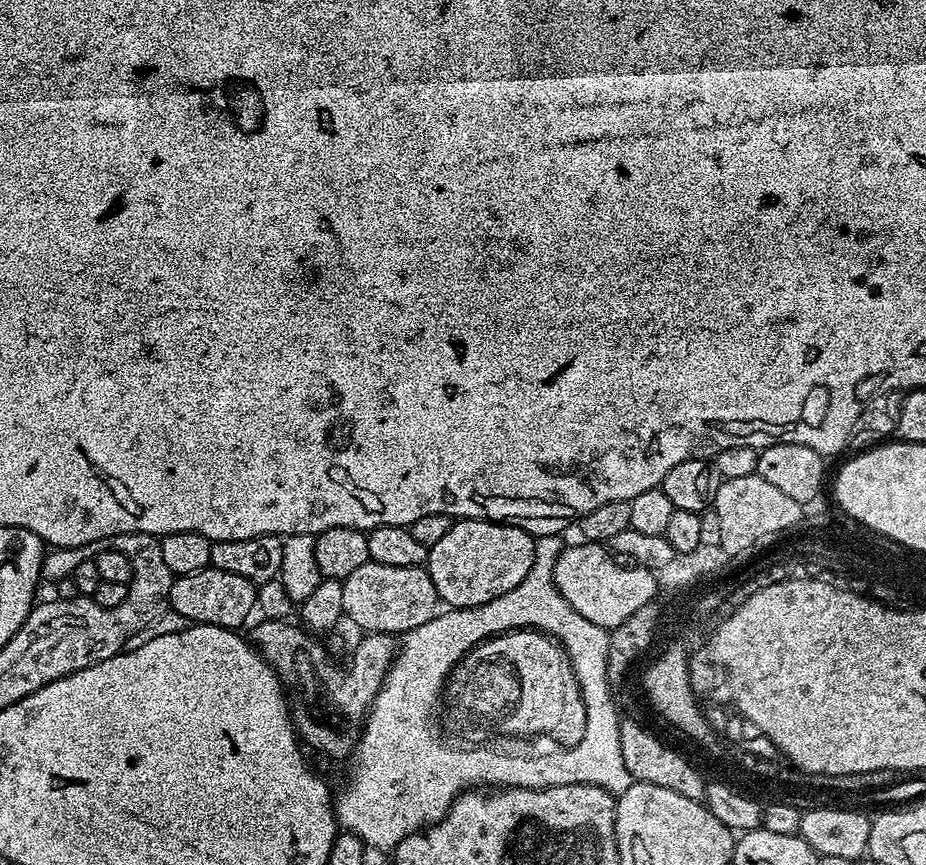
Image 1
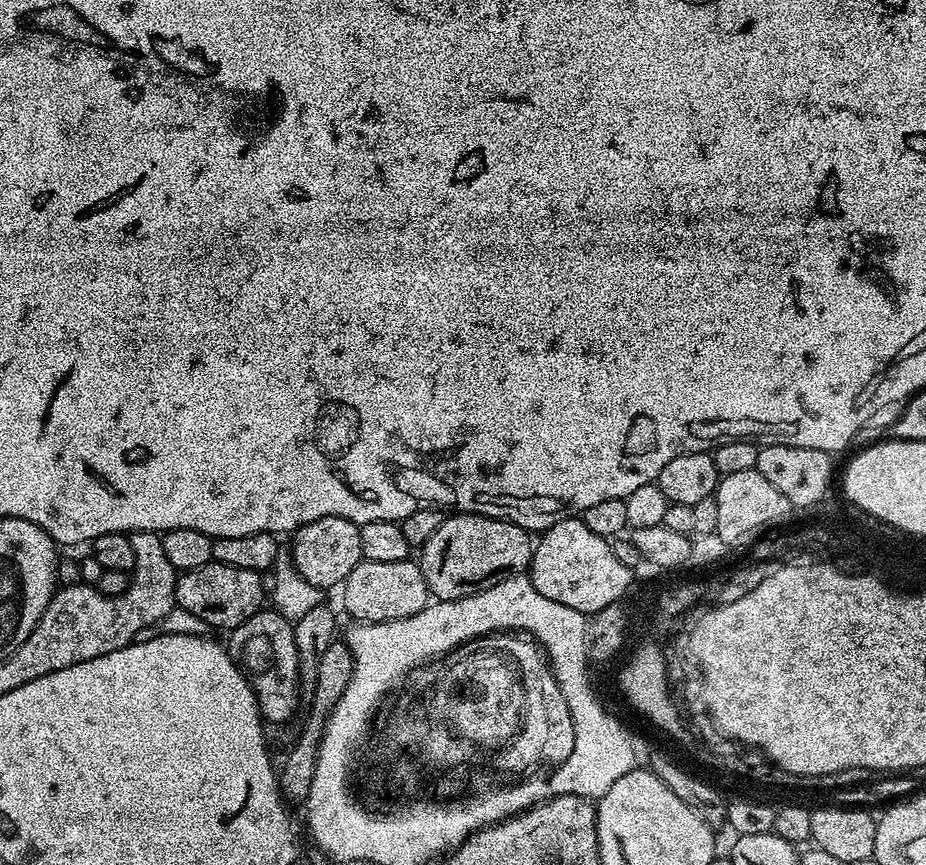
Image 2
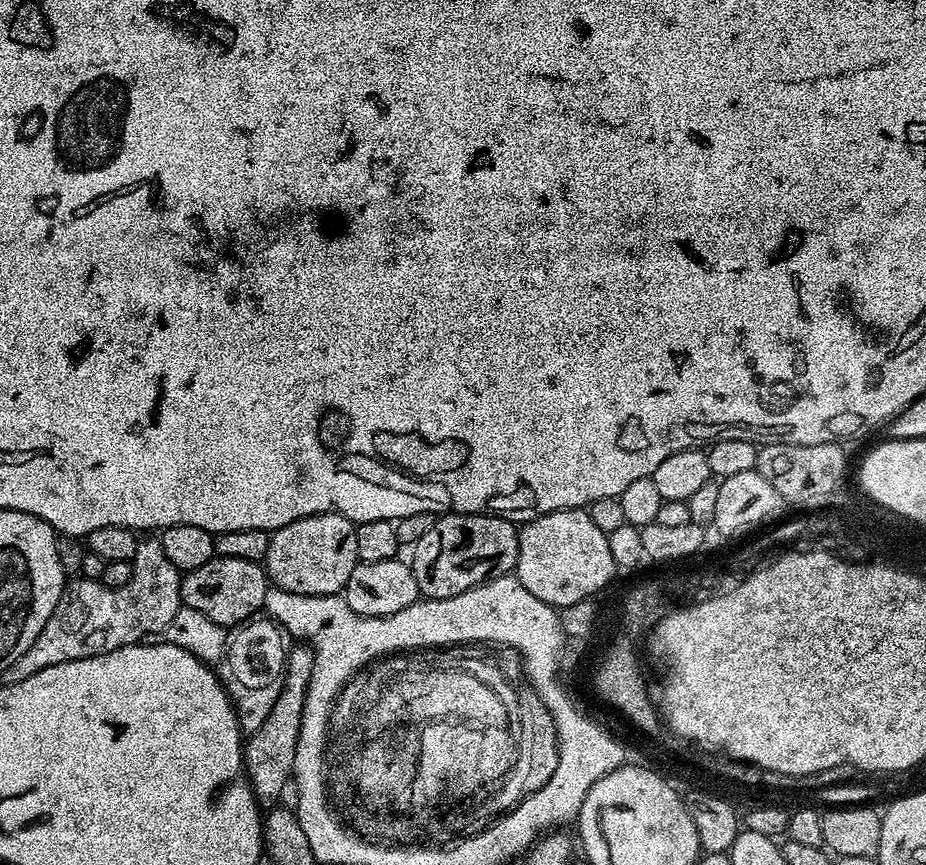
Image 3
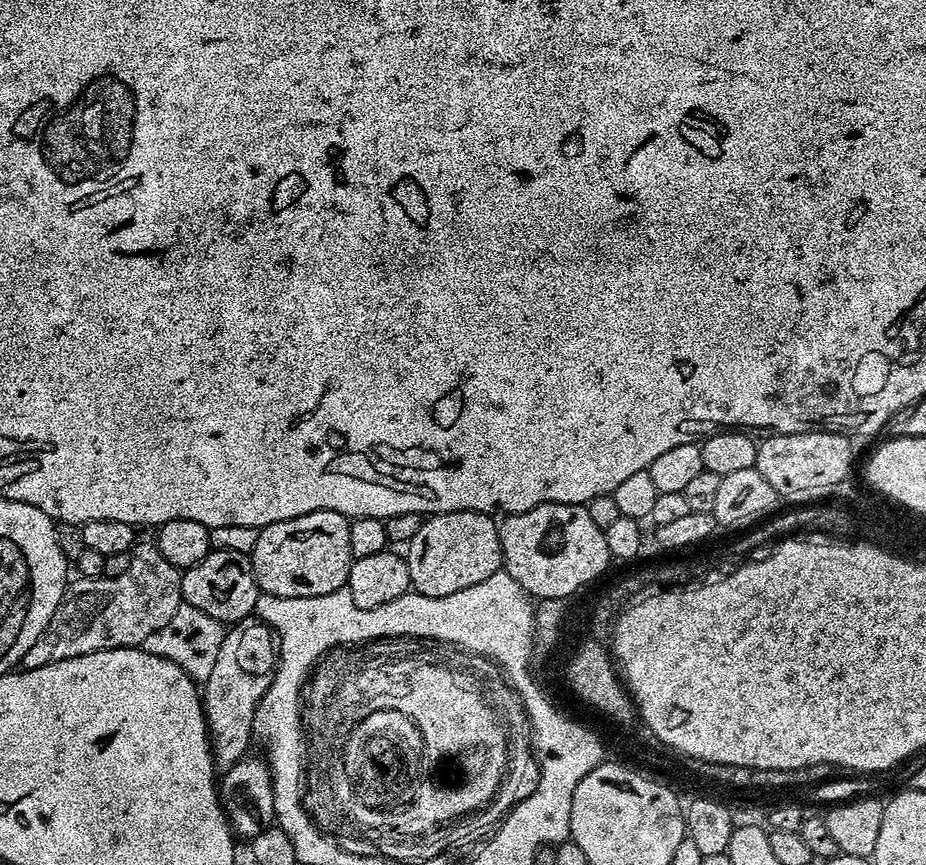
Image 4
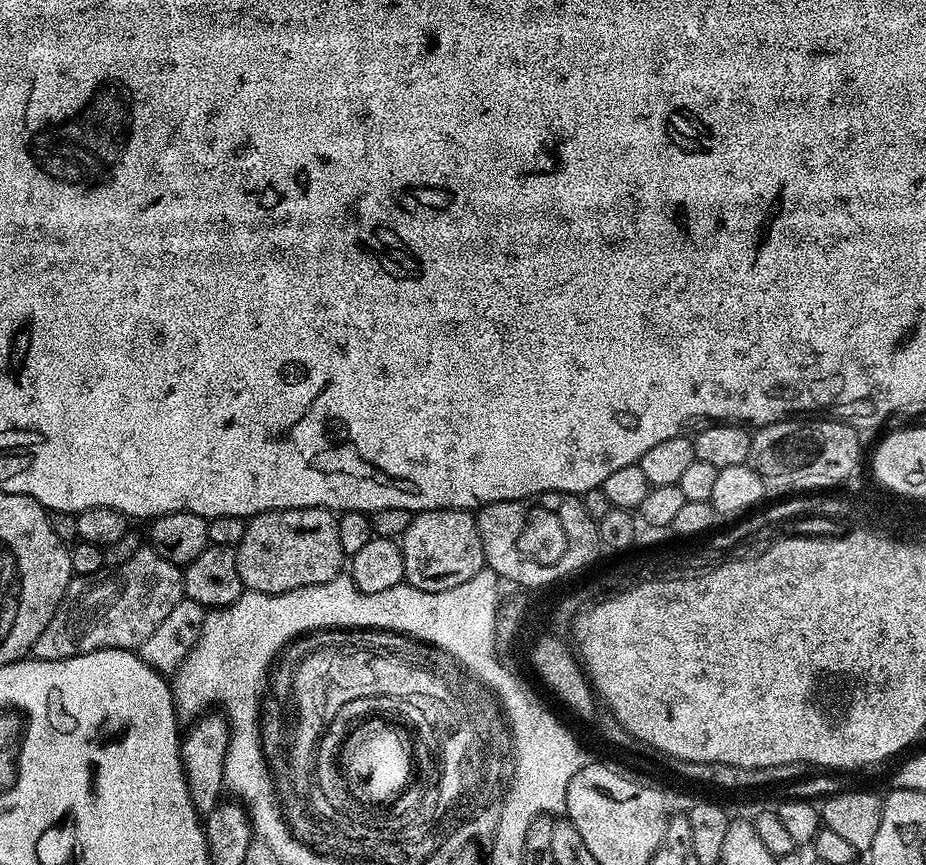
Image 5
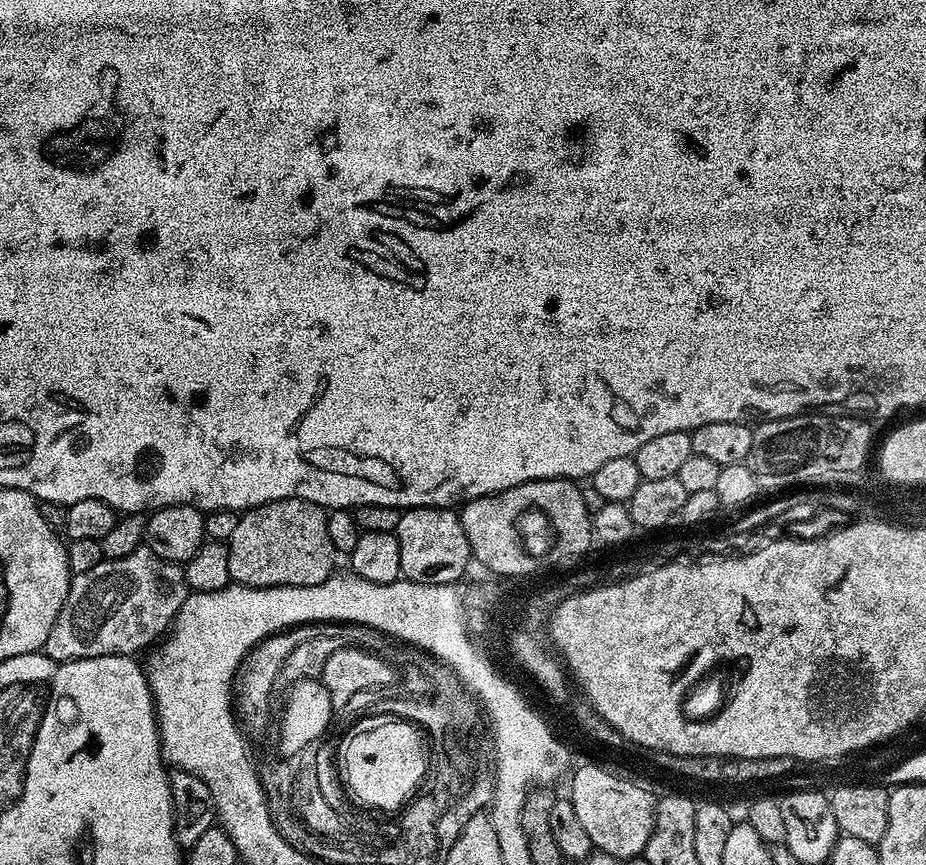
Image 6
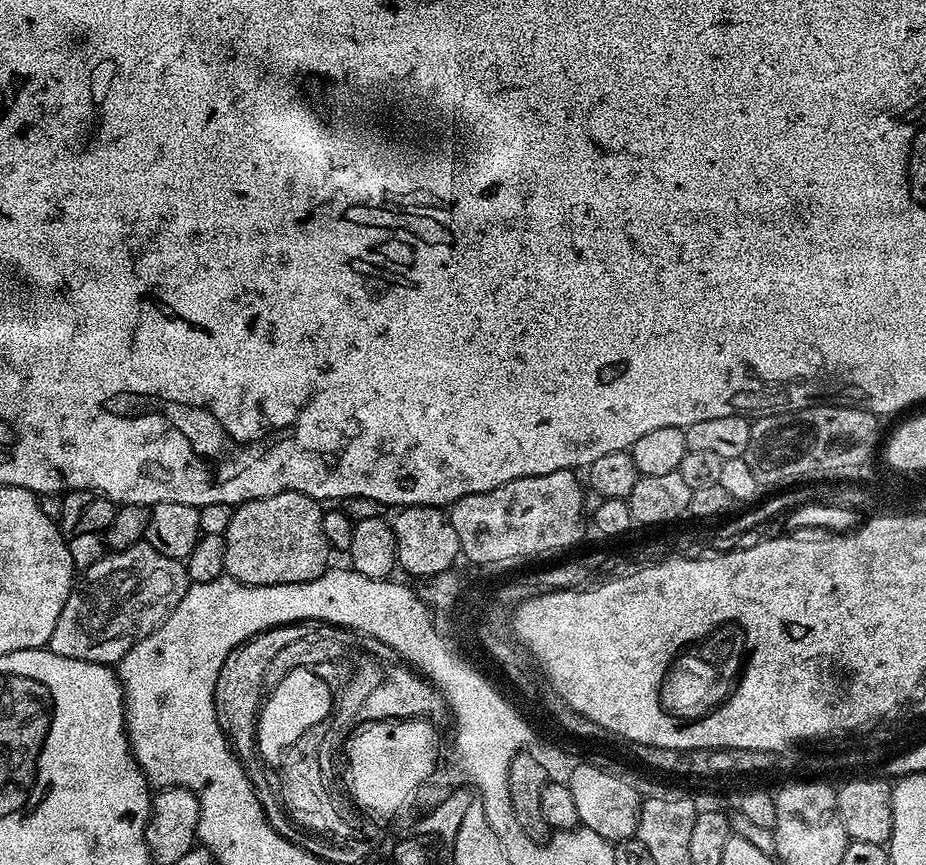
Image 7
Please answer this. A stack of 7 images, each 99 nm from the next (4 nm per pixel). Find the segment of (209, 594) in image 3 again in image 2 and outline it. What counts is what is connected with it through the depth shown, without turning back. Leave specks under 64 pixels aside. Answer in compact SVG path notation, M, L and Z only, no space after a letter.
M215 562L206 566L198 566L198 570L179 573L176 577L176 602L175 607L188 610L195 617L207 624L209 629L225 628L231 630L242 626L256 612L261 611L263 600L266 600L266 584L262 581L261 573L254 570L238 570L238 566L226 566Z

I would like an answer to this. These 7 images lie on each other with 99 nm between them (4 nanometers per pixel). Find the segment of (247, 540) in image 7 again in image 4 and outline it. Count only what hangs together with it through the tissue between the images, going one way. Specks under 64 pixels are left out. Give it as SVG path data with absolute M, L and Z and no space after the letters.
M322 510L302 514L298 518L274 522L260 529L258 542L254 542L250 559L256 584L263 595L278 598L314 598L322 594L334 594L347 585L353 561L350 550L349 517L338 514L334 510Z

